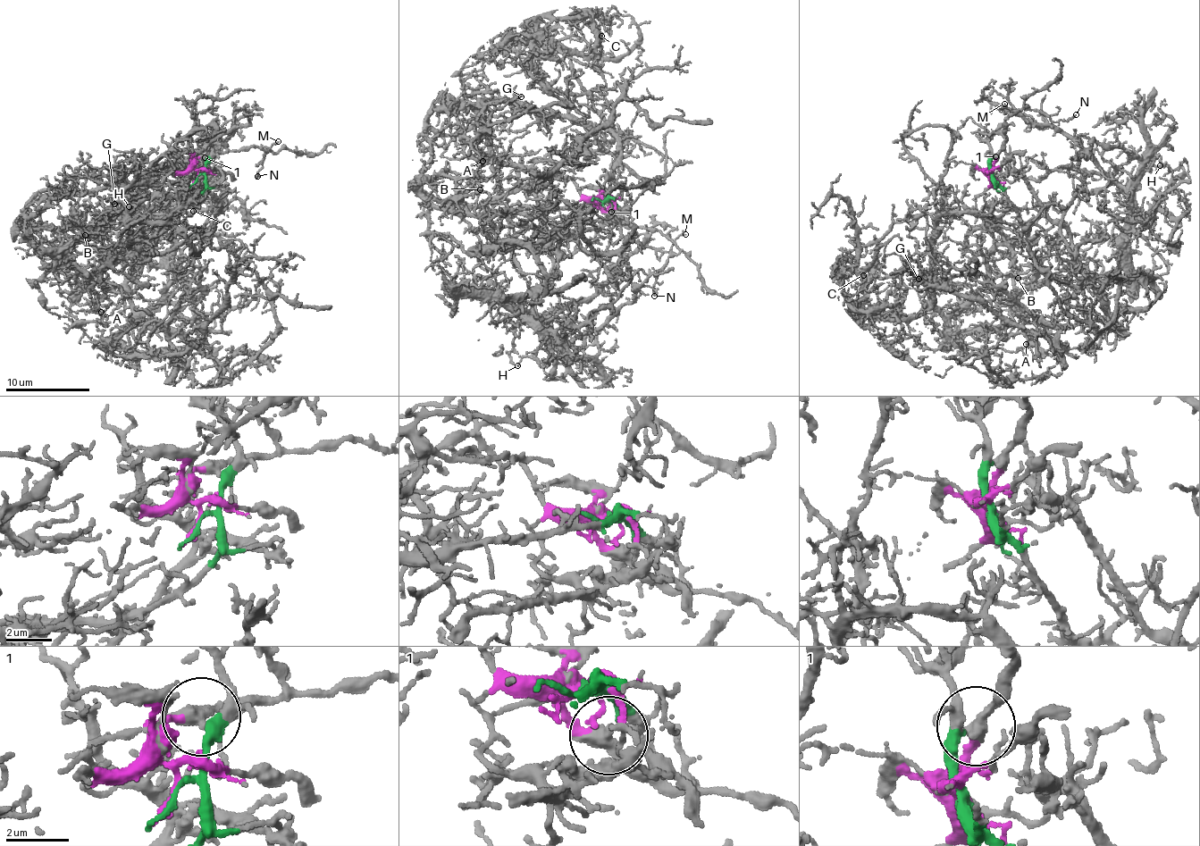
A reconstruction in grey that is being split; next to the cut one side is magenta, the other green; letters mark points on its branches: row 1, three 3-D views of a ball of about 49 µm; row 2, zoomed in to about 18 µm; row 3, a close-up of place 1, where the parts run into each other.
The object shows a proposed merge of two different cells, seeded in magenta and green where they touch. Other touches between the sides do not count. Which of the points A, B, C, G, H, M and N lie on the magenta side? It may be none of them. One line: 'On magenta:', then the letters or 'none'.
On magenta: M, N

